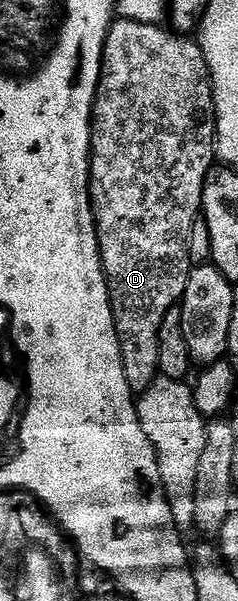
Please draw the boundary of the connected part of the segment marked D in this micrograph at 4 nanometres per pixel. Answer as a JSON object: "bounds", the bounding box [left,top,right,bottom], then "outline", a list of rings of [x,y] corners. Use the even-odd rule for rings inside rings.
{"bounds":[90,17,218,393],"outline":[[[118,17],[112,26],[108,29],[108,37],[104,41],[104,57],[102,58],[102,76],[98,82],[98,92],[94,98],[94,120],[90,126],[90,204],[94,210],[94,224],[98,230],[98,248],[100,249],[100,257],[102,258],[102,268],[106,274],[106,284],[110,290],[110,304],[114,310],[114,324],[116,325],[116,333],[118,340],[122,346],[122,360],[124,361],[124,377],[128,377],[128,385],[131,391],[141,393],[146,391],[152,385],[152,381],[159,378],[160,372],[158,362],[160,361],[160,349],[158,348],[158,338],[160,337],[160,325],[164,321],[164,317],[168,313],[168,309],[179,306],[184,289],[190,280],[190,269],[192,260],[190,260],[190,238],[194,235],[194,222],[199,222],[200,212],[202,210],[202,194],[204,193],[204,185],[206,178],[210,172],[210,168],[216,163],[216,140],[218,138],[218,118],[216,117],[216,105],[214,104],[214,90],[212,89],[212,81],[210,80],[210,70],[208,69],[208,61],[202,52],[201,42],[194,43],[182,33],[175,33],[173,30],[167,29],[165,26],[157,23],[141,23],[140,21],[128,21],[127,19]]]}

